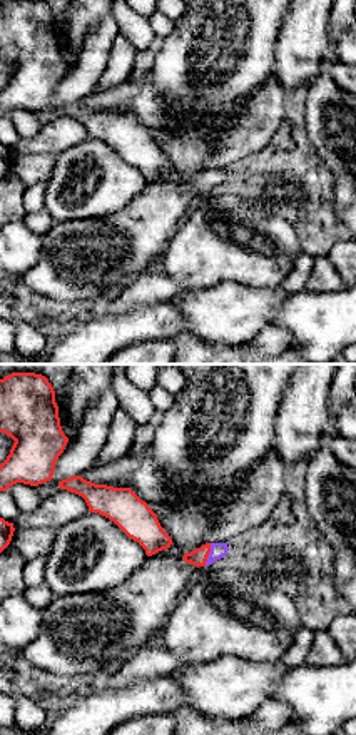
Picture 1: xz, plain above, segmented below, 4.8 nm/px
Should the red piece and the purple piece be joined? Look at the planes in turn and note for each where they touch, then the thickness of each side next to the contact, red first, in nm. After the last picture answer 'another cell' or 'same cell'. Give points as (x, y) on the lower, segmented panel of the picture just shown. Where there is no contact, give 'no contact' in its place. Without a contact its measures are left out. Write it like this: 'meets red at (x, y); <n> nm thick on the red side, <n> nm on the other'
meets red at (208, 555); 80 nm thick on the red side, 80 nm on the other

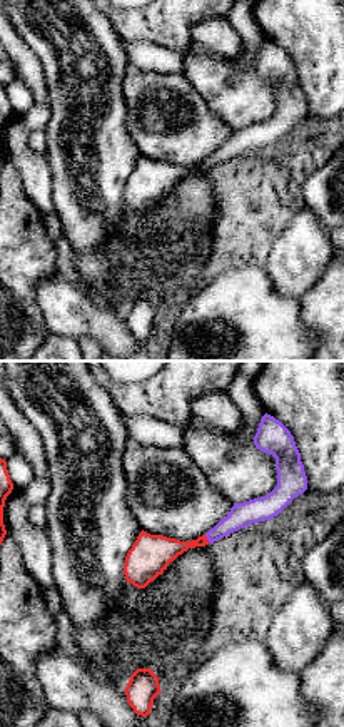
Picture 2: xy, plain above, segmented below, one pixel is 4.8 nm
meets red at (206, 538); 170 nm thick on the red side, 120 nm on the other

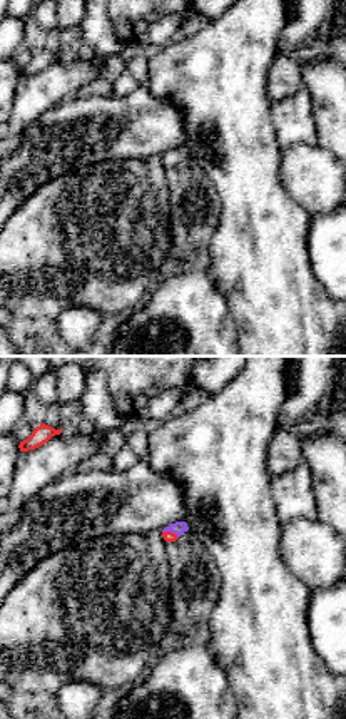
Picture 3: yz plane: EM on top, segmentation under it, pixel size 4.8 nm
meets red at (171, 532); 50 nm thick on the red side, 60 nm on the other

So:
same cell

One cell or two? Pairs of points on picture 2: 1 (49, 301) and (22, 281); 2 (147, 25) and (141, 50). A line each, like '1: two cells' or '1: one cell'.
1: two cells
2: two cells

